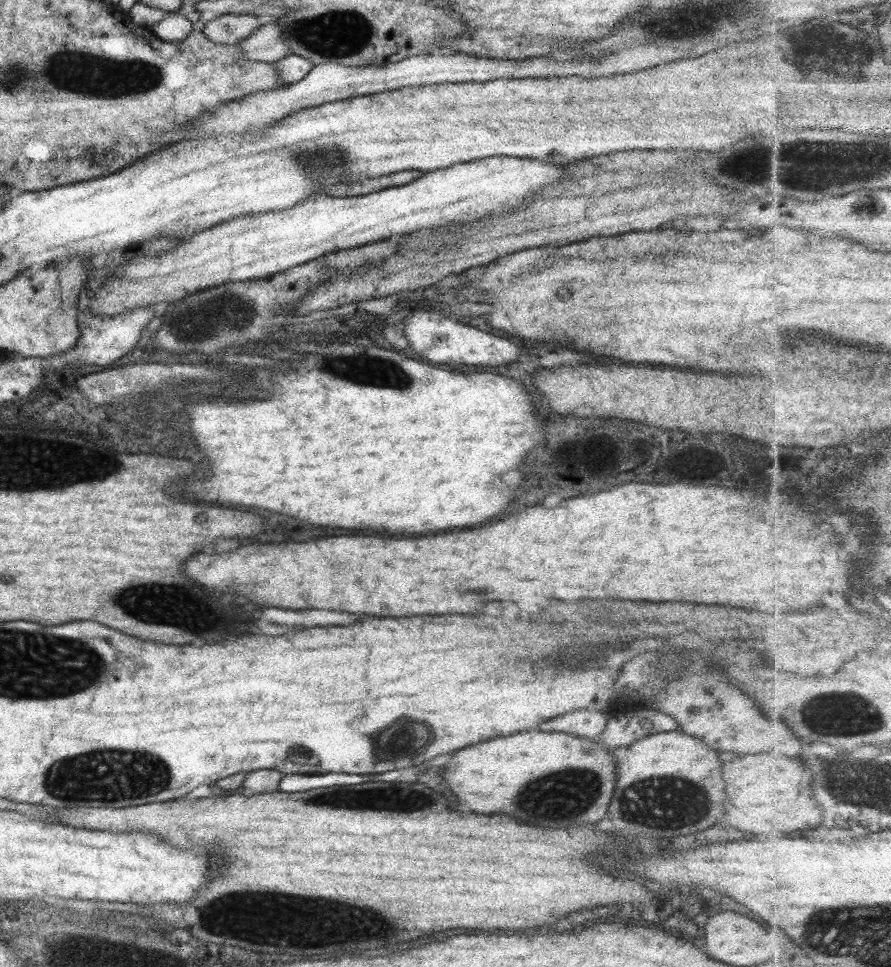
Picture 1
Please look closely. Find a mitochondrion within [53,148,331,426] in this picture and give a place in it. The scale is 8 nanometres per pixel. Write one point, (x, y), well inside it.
(218, 318)

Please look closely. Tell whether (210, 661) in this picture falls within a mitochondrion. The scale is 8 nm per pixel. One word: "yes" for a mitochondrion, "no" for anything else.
no

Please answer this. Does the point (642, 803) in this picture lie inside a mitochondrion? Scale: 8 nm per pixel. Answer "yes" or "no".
yes

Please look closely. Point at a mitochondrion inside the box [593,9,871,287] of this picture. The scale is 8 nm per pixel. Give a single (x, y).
(828, 54)

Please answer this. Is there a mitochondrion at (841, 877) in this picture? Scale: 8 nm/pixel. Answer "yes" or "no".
no

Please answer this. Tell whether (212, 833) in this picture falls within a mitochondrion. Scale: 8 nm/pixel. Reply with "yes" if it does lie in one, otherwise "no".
no

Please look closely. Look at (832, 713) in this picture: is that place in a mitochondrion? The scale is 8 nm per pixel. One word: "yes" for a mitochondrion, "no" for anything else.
yes

